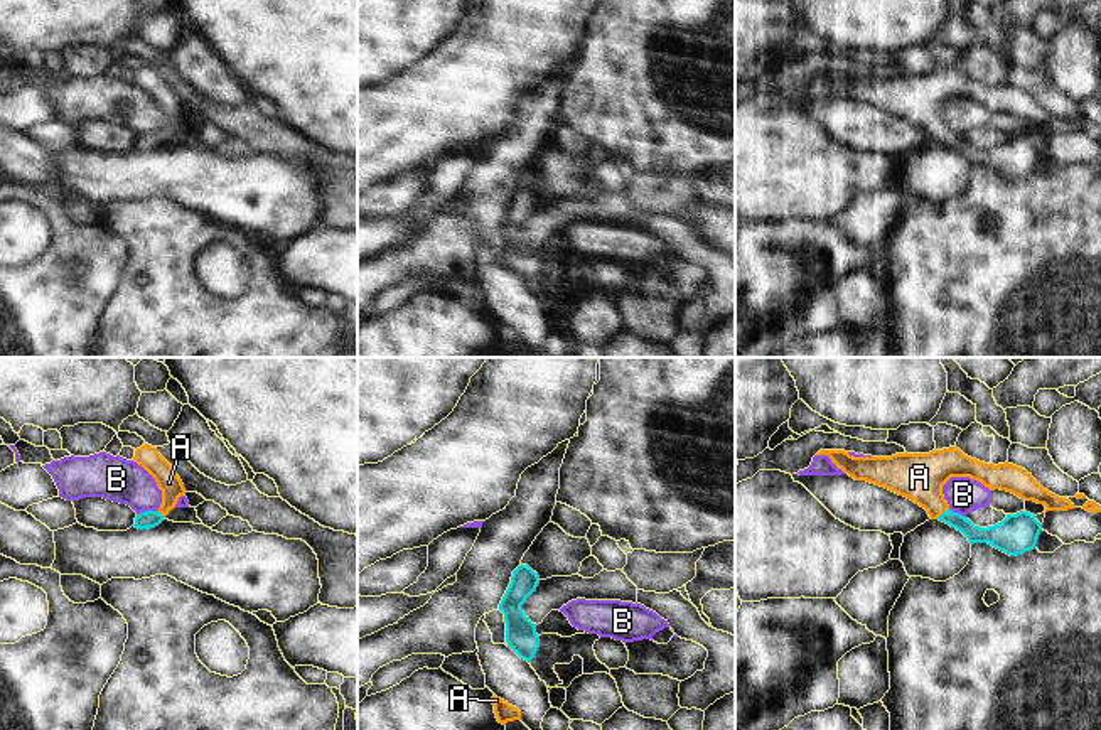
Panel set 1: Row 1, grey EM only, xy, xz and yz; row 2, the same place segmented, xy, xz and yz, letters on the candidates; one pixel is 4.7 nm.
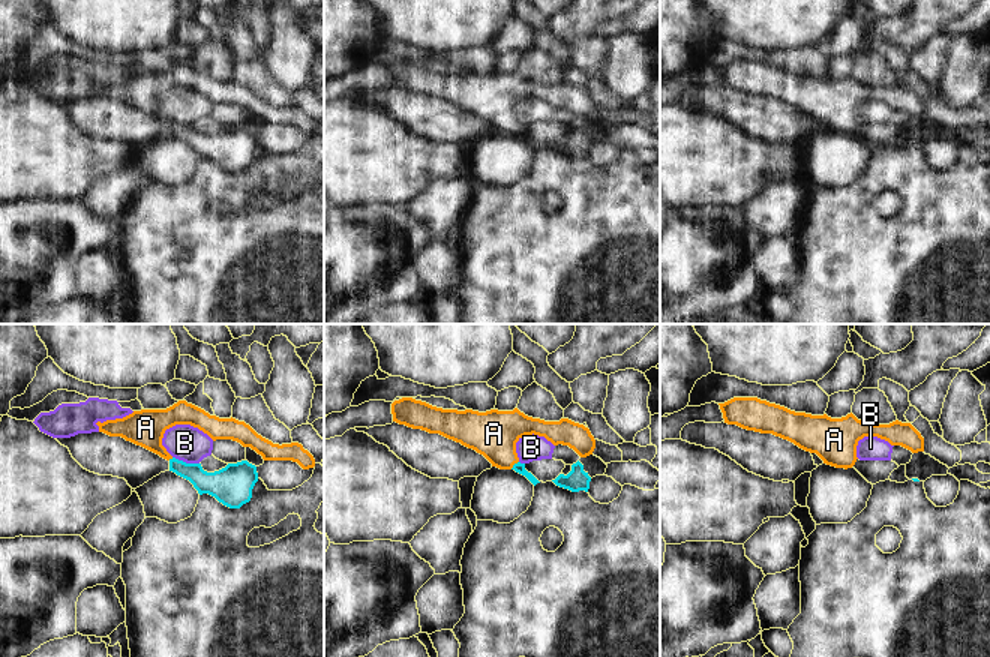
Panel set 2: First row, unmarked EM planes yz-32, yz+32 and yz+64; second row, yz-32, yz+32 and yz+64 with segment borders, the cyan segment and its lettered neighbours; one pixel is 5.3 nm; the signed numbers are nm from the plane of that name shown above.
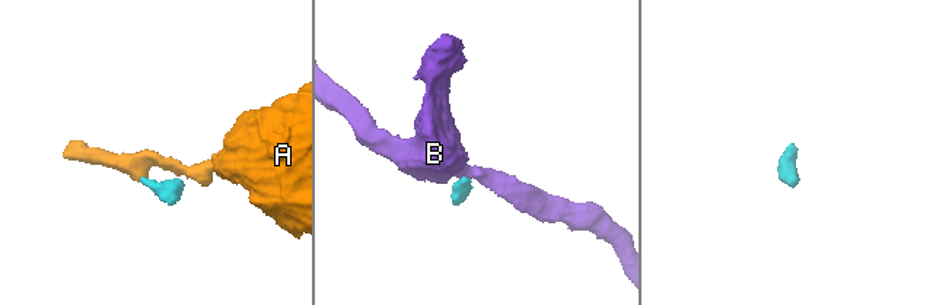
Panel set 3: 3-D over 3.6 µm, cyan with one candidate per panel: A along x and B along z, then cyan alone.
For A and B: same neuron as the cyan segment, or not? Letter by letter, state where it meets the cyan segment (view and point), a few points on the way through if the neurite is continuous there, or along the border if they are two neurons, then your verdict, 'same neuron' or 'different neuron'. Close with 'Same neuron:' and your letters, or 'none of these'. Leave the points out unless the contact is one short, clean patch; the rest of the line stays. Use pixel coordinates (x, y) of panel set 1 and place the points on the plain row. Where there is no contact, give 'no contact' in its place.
A: meets cyan in yz at (943, 135); runs through yz (990, 157), (975, 157), (943, 135), (919, 100); same neuron
B: meets cyan in xy at (147, 134); border along xy (157, 134), (140, 134), (137, 137); different neuron
Same neuron: A

